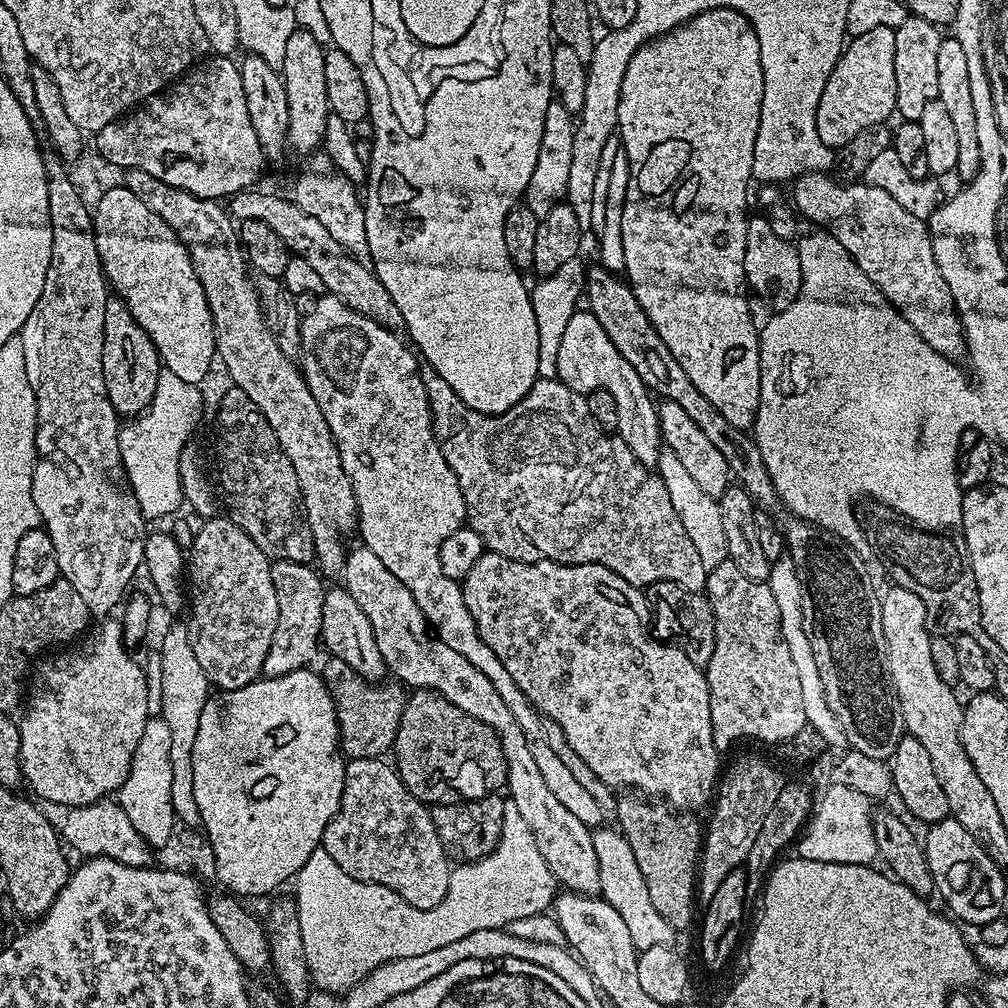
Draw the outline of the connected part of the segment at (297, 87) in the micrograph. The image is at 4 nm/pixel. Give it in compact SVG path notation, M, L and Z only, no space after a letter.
M296 27L286 46L282 75L288 99L288 144L303 154L311 154L324 143L324 131L330 109L326 98L326 48L308 30Z

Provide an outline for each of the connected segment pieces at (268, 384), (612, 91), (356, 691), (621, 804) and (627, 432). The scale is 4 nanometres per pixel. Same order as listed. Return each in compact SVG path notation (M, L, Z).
M137 168L127 169L123 176L123 187L128 188L130 194L139 198L149 210L154 210L154 214L158 214L158 218L162 218L166 226L174 230L174 234L187 248L194 266L194 274L198 274L198 282L202 282L206 302L210 306L219 363L224 363L224 368L232 379L229 381L240 388L246 394L246 398L250 398L250 402L254 402L254 406L262 410L266 422L270 422L270 430L274 430L286 458L290 458L290 466L294 466L294 474L298 474L298 486L304 499L304 514L308 518L316 547L315 563L325 577L339 577L345 571L344 536L350 535L351 532L353 535L358 528L354 488L350 478L346 478L346 470L342 470L338 446L330 434L330 426L326 426L322 410L318 410L318 402L314 402L314 394L310 394L310 386L306 386L304 373L294 361L282 354L275 338L268 332L256 289L250 274L248 276L250 268L246 263L244 249L240 246L237 225L223 203L203 200L181 188L166 186L158 178Z
M625 28L608 30L597 39L596 49L586 65L586 75L582 80L582 87L586 90L585 105L578 113L578 123L576 124L576 133L574 134L574 156L570 158L570 182L568 183L567 203L572 205L574 215L578 218L578 226L582 230L588 230L592 227L592 211L594 210L594 181L598 179L598 165L602 163L602 146L606 146L606 138L610 138L617 131L616 111L618 110L618 98L622 90L622 78L626 74L626 66L630 66L630 60L626 56L631 56L628 52L632 34Z
M329 655L327 659L322 667L322 675L334 702L340 731L340 752L348 760L383 757L384 751L387 748L389 751L396 743L406 699L405 685L399 682L369 682L363 680L353 668L346 666L342 658Z
M632 794L625 796L628 796L625 800L617 799L615 819L620 822L618 828L626 842L630 842L630 850L634 850L646 890L650 890L650 902L654 902L654 910L658 910L658 914L662 914L662 918L666 918L674 930L688 928L692 924L692 907L698 904L696 895L702 847L701 825L699 828L688 817L691 815L677 814L663 802L649 802Z
M578 310L570 318L558 350L558 370L556 379L561 380L570 390L575 392L608 392L618 405L618 426L616 432L634 450L634 458L642 462L645 468L652 470L657 467L662 451L660 423L656 413L657 401L653 393L638 378L634 366L618 354L618 346L610 342L606 330L598 323L598 318L587 310Z

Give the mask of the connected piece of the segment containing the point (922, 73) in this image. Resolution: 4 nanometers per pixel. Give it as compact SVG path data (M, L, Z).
M909 14L894 34L894 82L896 83L896 112L901 121L922 118L922 109L936 100L938 94L938 46L942 32L937 25Z

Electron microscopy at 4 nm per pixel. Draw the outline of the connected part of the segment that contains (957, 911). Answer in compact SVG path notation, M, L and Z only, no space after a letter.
M954 819L940 820L931 825L922 836L926 862L936 883L935 891L948 903L947 911L957 921L979 926L991 920L1001 919L1004 908L1005 873L982 850L982 846L962 827L962 822Z

